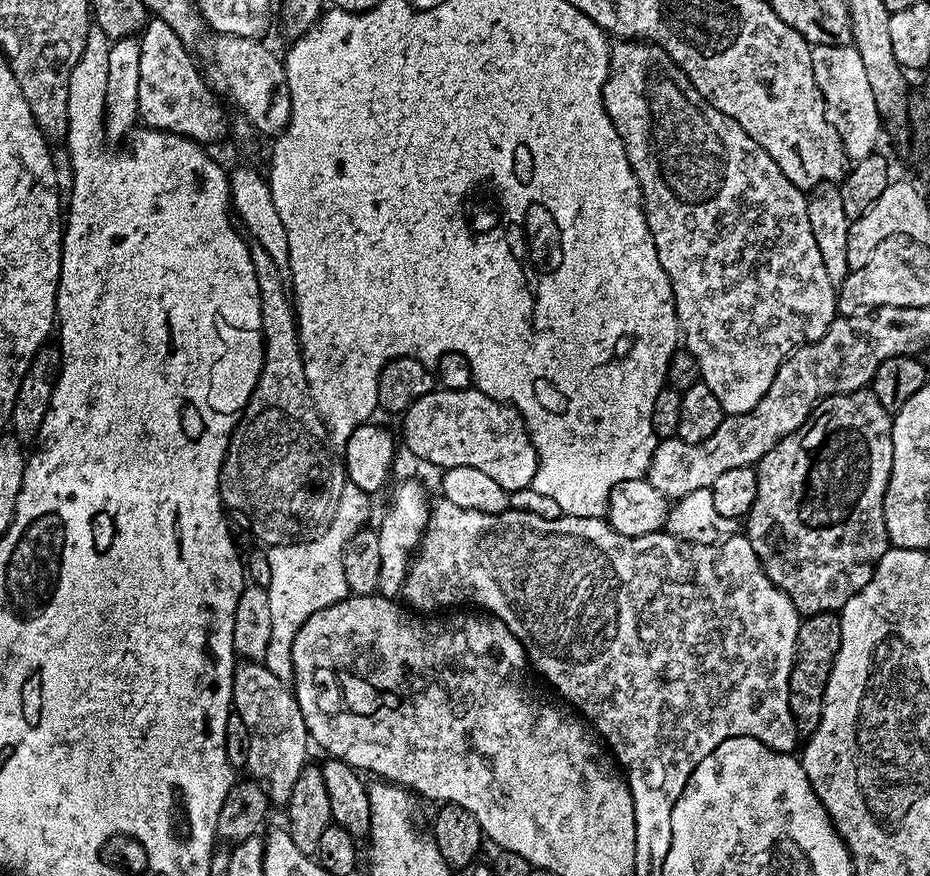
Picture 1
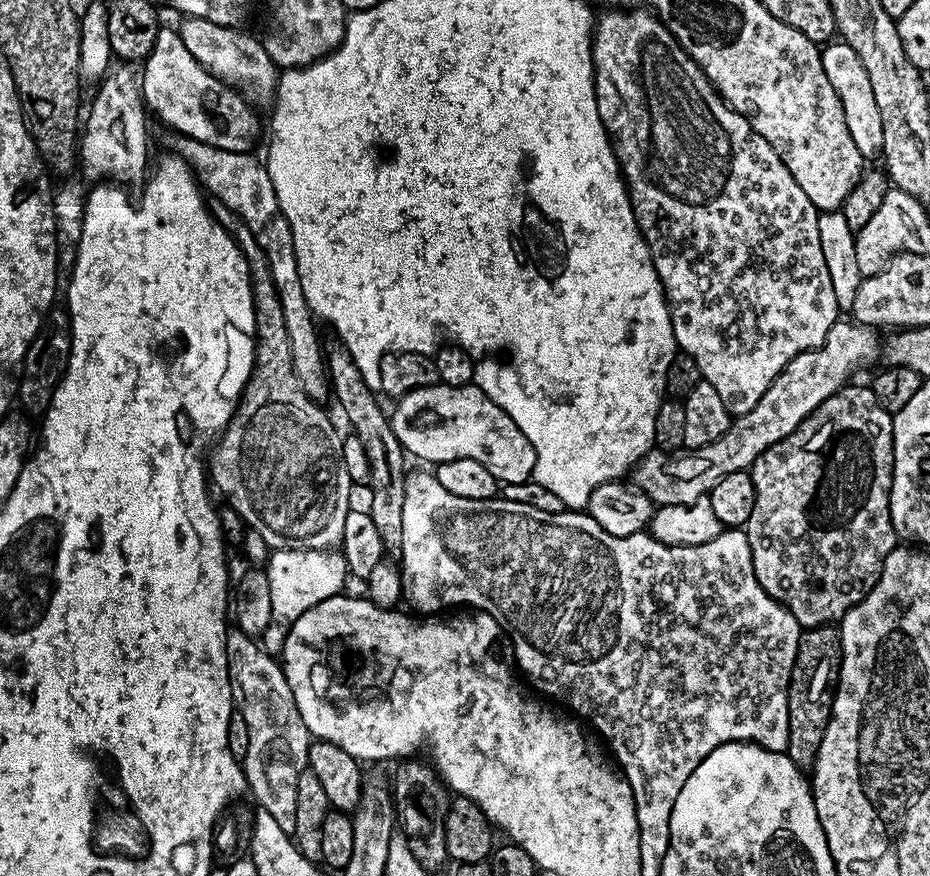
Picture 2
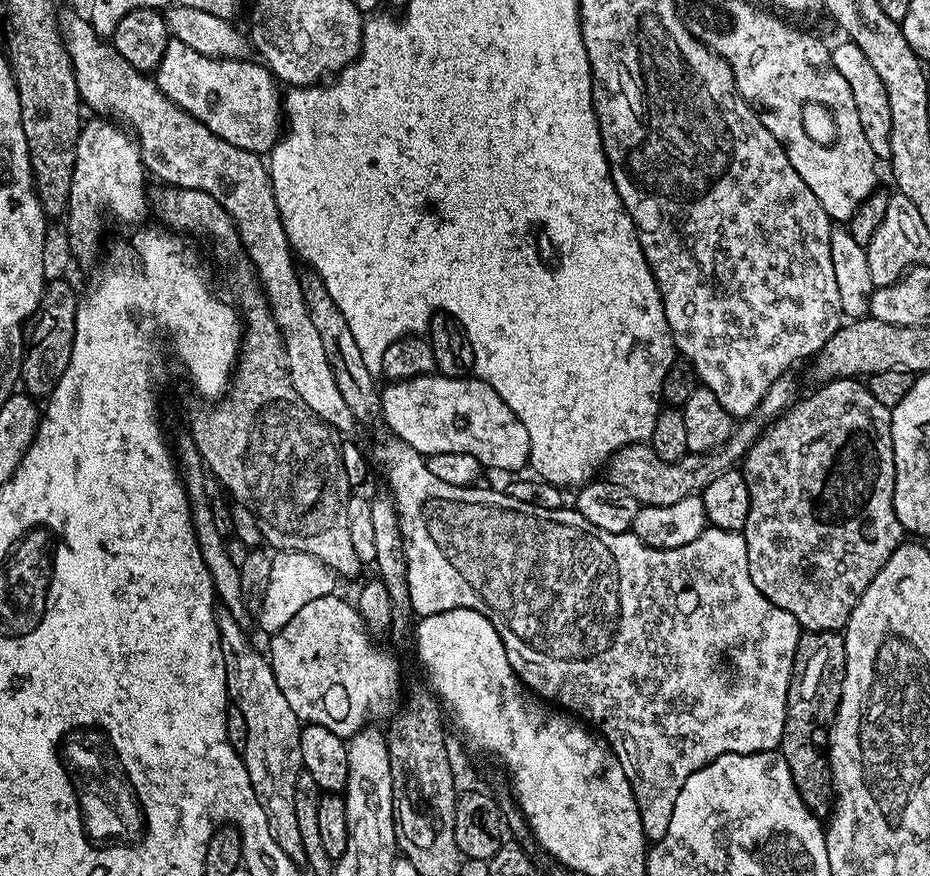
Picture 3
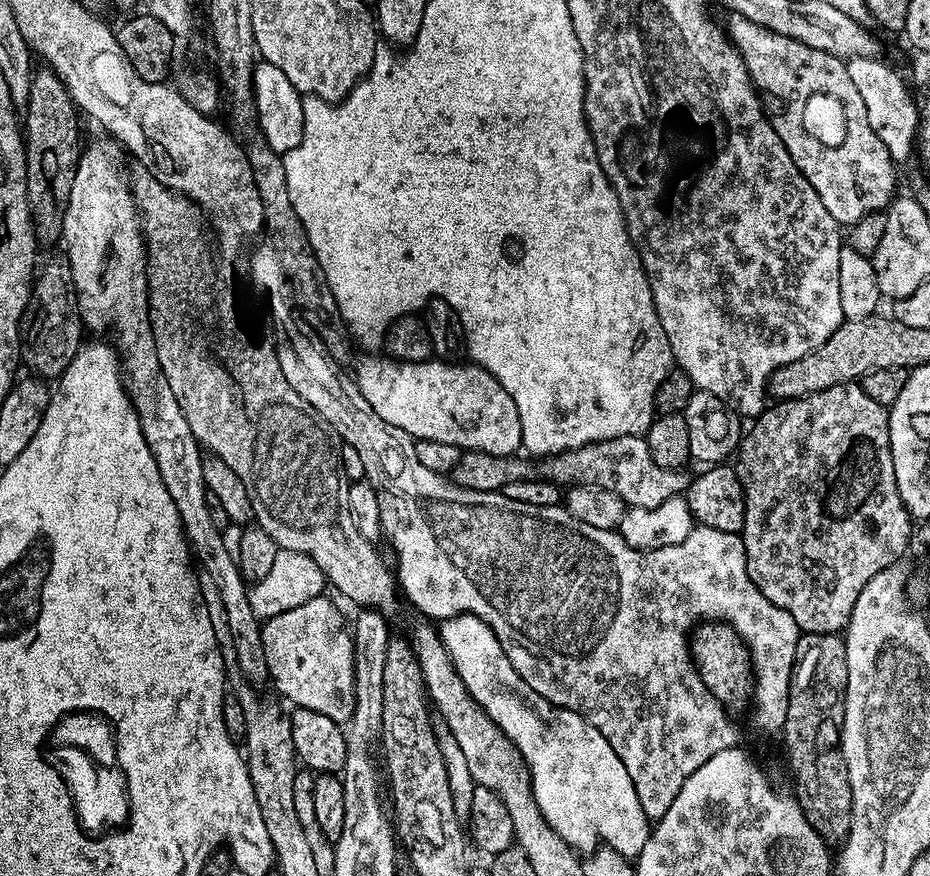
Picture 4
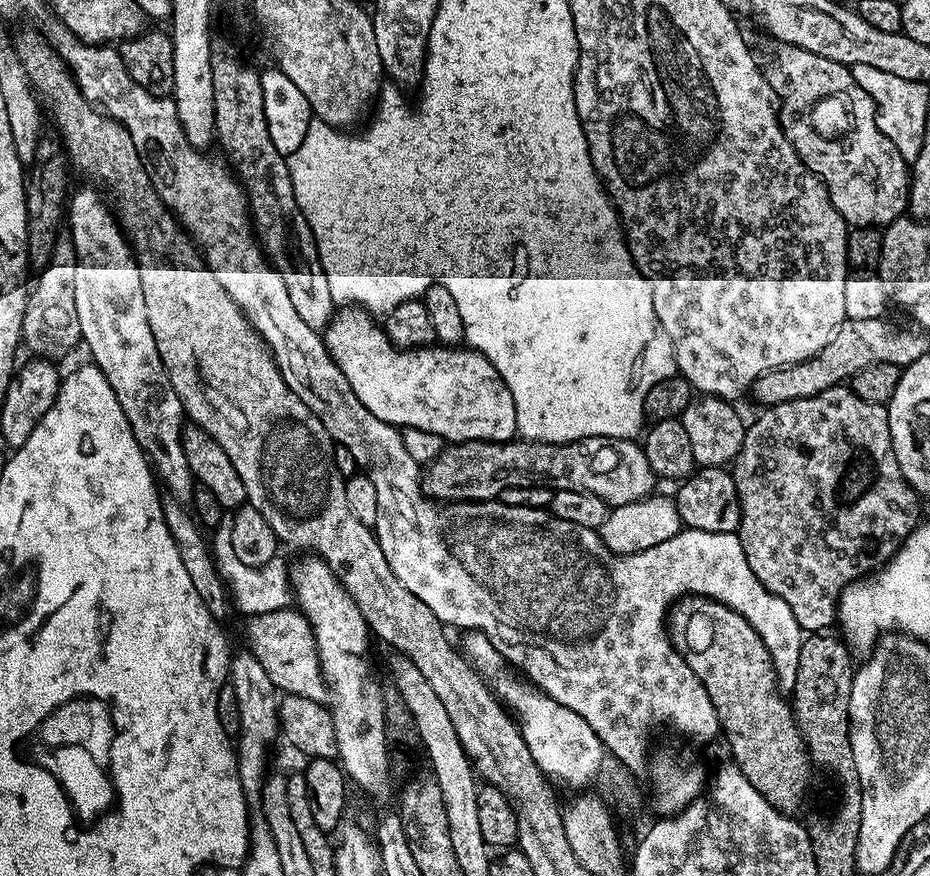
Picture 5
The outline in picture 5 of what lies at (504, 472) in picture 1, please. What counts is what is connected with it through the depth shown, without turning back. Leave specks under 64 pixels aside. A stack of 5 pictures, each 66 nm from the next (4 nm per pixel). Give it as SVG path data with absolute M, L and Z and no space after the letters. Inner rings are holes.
M345 305L336 314L344 328L336 328L332 334L323 333L324 344L350 383L350 388L357 395L362 406L374 414L374 418L382 418L382 422L391 424L401 430L418 428L430 430L430 434L438 434L445 442L461 440L511 440L517 435L516 411L514 398L502 382L498 370L477 352L467 346L445 346L431 344L423 348L399 349L388 333L375 320L371 313L360 305Z

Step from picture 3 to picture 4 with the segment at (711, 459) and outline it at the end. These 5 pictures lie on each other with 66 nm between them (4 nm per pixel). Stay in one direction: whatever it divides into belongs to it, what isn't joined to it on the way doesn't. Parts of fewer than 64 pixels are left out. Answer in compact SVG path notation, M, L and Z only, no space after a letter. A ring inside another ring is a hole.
M644 436L594 440L580 448L537 459L535 464L535 475L541 480L547 480L557 486L573 484L602 486L602 490L614 490L614 494L618 494L618 498L622 498L628 508L662 506L666 498L687 493L690 483L687 471L658 466L658 462L654 462L654 457L650 455L650 446Z

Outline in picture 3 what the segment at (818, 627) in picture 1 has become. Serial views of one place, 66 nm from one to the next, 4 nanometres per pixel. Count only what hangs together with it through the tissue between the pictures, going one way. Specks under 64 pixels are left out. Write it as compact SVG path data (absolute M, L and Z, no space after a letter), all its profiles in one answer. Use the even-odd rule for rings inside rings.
M801 631L792 667L792 681L786 702L786 722L780 739L779 755L790 766L790 778L815 816L829 815L834 799L832 771L828 769L828 731L836 721L846 674L846 646L840 632Z

